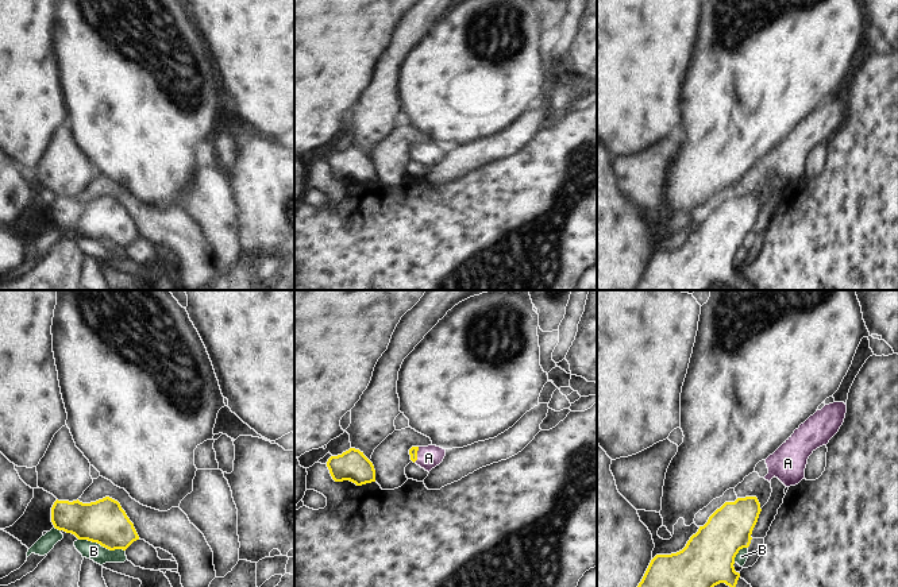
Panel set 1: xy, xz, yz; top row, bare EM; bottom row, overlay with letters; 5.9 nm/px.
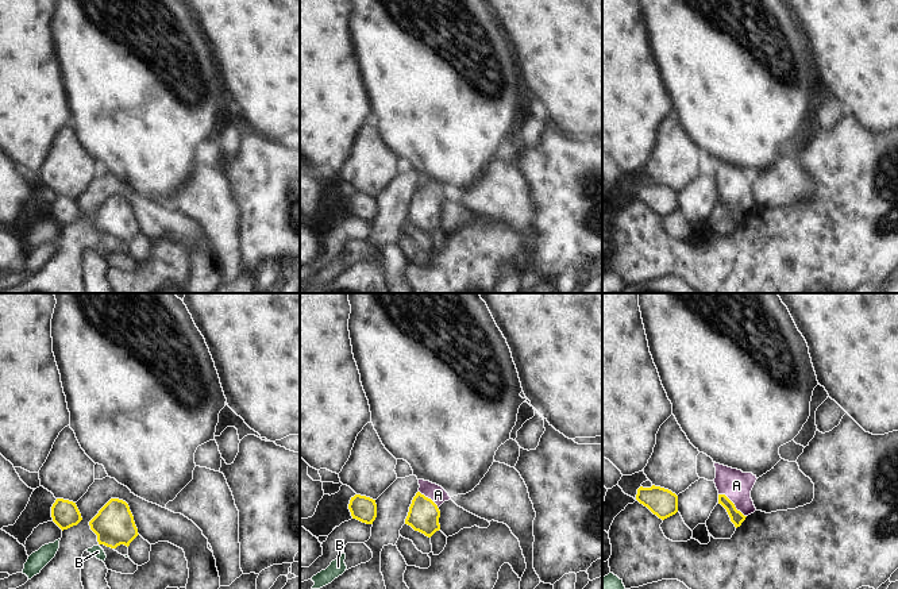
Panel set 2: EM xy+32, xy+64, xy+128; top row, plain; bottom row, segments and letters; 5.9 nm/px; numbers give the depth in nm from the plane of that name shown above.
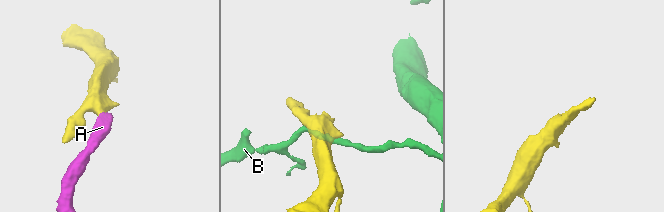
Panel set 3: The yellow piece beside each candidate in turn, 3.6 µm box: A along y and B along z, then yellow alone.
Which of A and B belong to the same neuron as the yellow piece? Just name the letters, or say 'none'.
A

